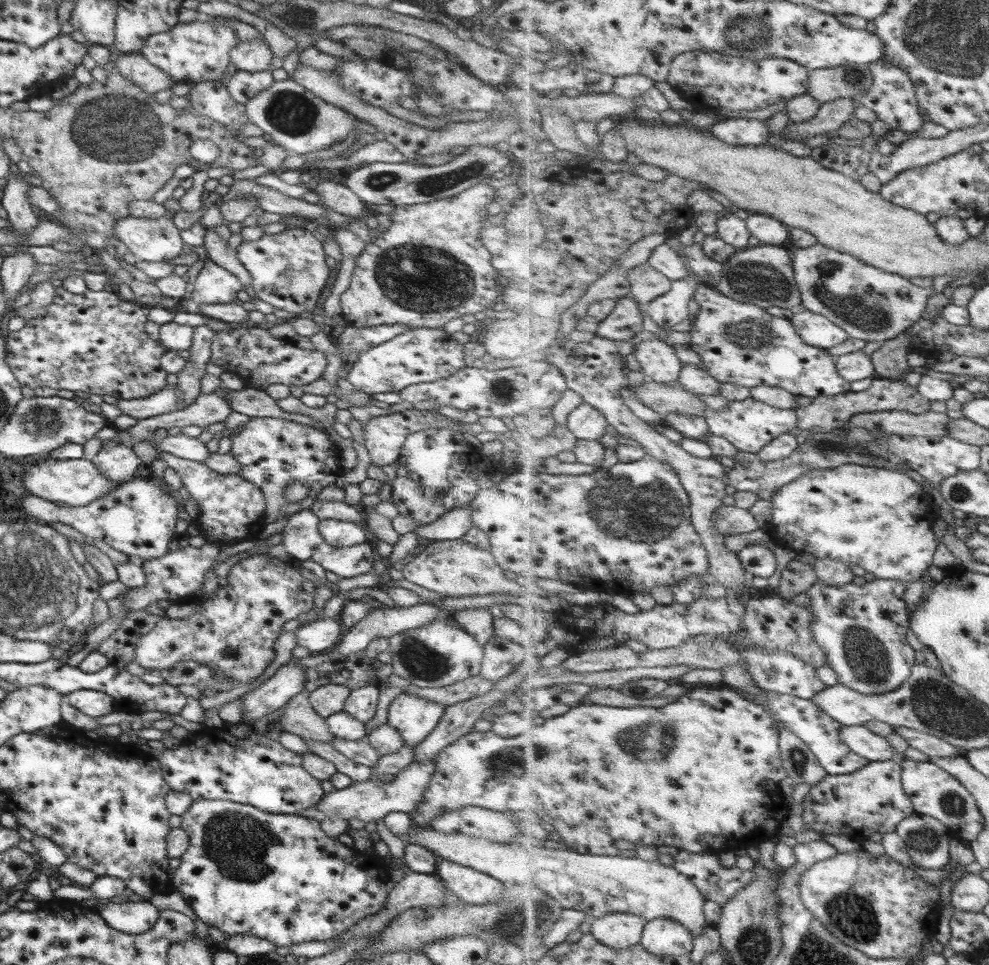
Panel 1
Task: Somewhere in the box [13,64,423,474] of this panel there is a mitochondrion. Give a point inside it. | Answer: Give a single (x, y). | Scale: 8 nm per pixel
(118, 131)

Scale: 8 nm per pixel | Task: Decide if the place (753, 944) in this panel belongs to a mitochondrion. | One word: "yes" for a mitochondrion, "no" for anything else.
yes

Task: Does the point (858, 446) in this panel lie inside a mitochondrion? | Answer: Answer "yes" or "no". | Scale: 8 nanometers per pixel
yes

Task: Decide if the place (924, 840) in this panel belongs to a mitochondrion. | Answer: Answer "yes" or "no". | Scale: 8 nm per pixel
yes

